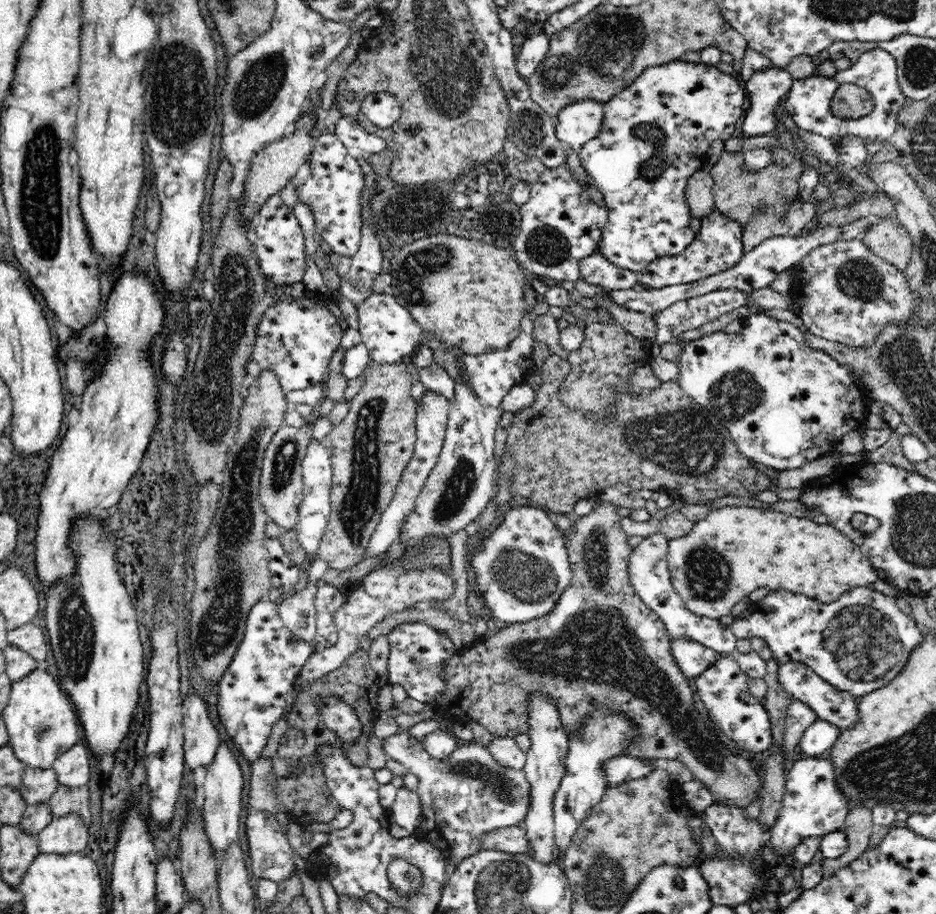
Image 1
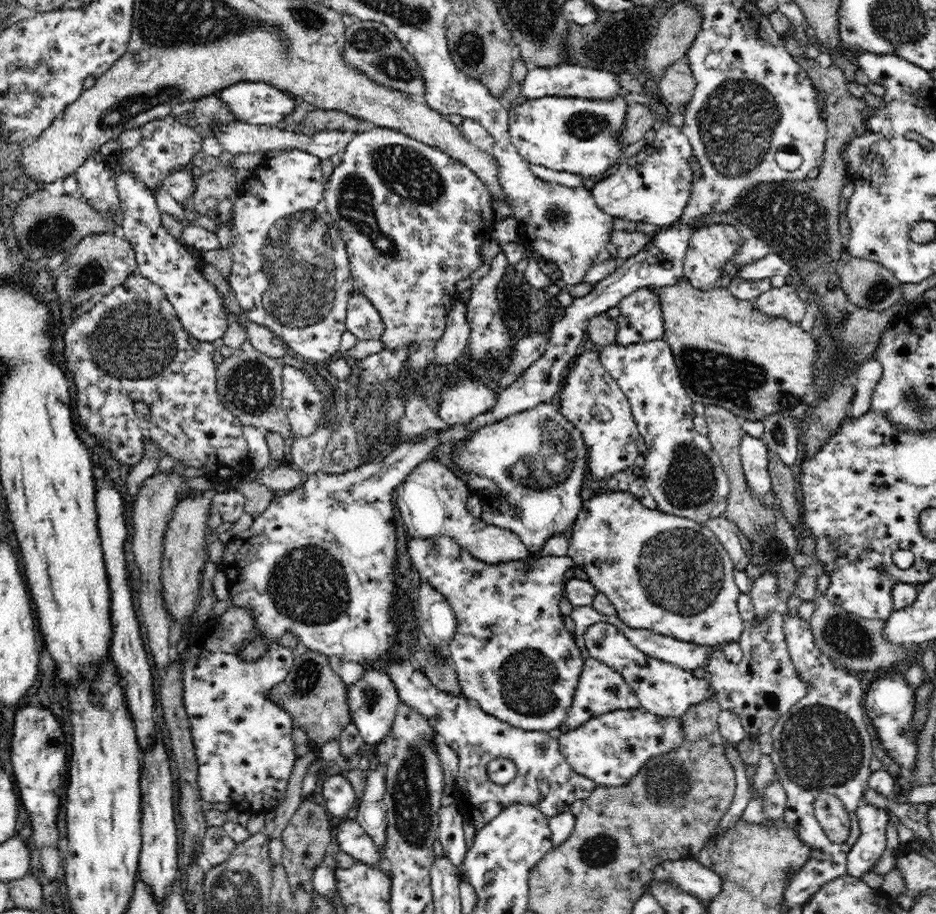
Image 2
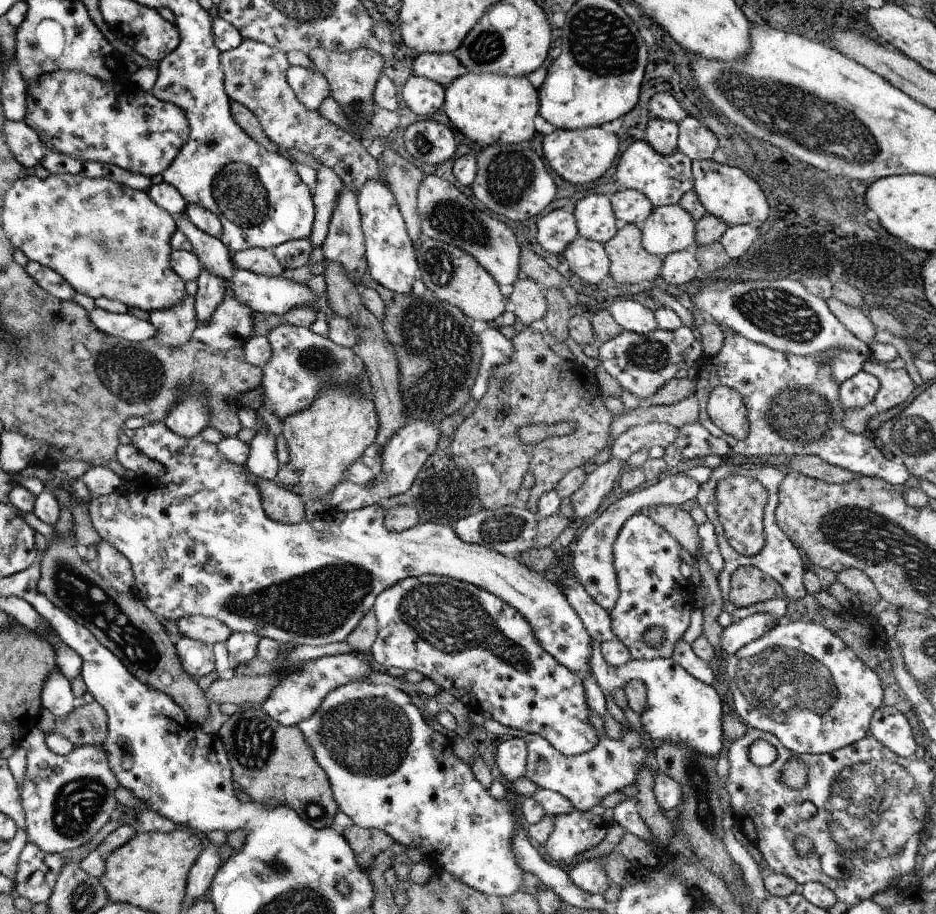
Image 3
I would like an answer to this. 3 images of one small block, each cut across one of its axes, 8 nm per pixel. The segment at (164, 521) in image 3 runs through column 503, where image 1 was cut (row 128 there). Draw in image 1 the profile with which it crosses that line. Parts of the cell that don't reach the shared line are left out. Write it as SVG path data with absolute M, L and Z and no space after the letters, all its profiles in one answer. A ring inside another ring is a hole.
M584 100L566 105L555 117L555 135L566 147L579 151L586 142L596 138L605 117L605 106L602 102Z

